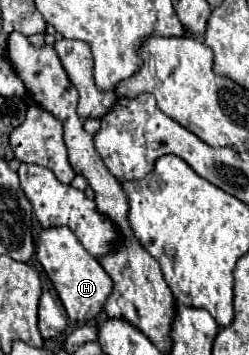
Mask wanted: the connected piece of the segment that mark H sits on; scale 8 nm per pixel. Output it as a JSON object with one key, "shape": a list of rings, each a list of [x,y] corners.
{"shape":[[[69,227],[43,229],[37,243],[37,259],[47,271],[49,279],[53,281],[53,287],[59,293],[59,299],[69,319],[77,321],[79,325],[93,323],[103,311],[103,305],[113,291],[113,281],[99,265],[99,261],[85,251],[85,247],[79,243],[73,231]]]}

